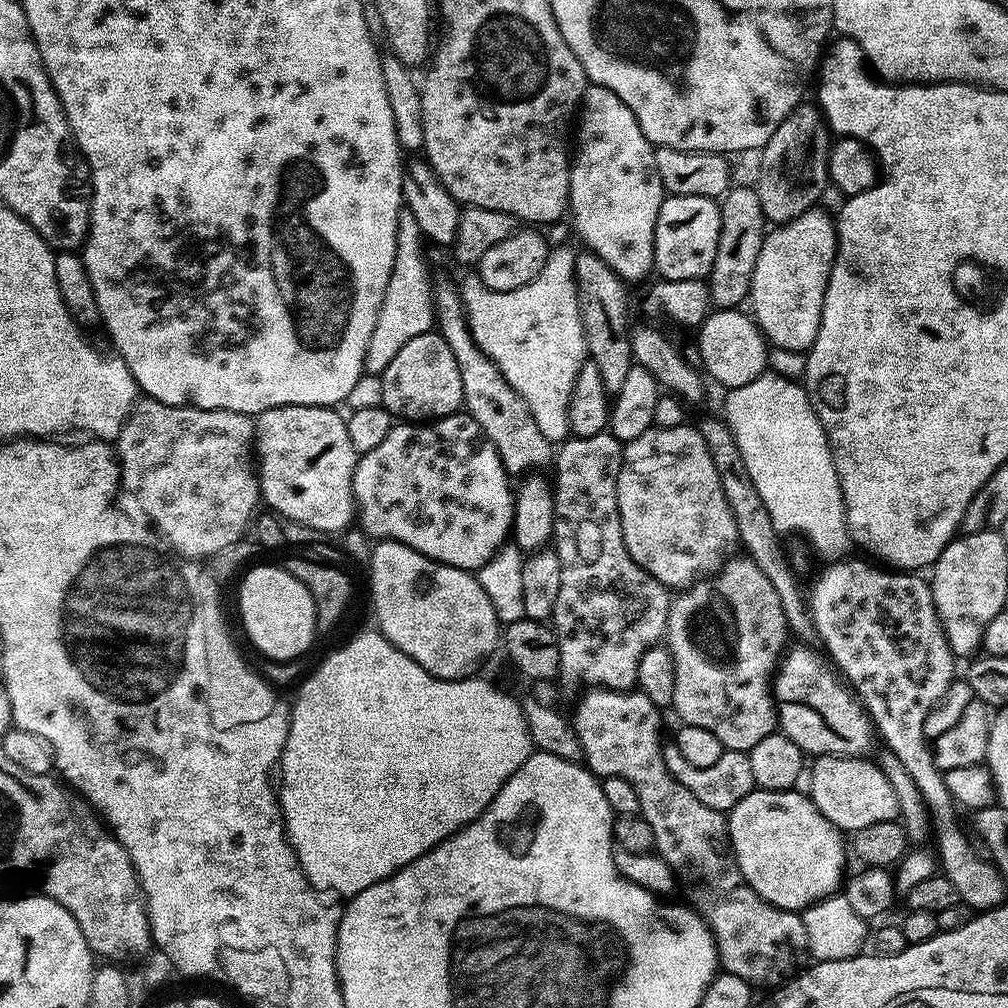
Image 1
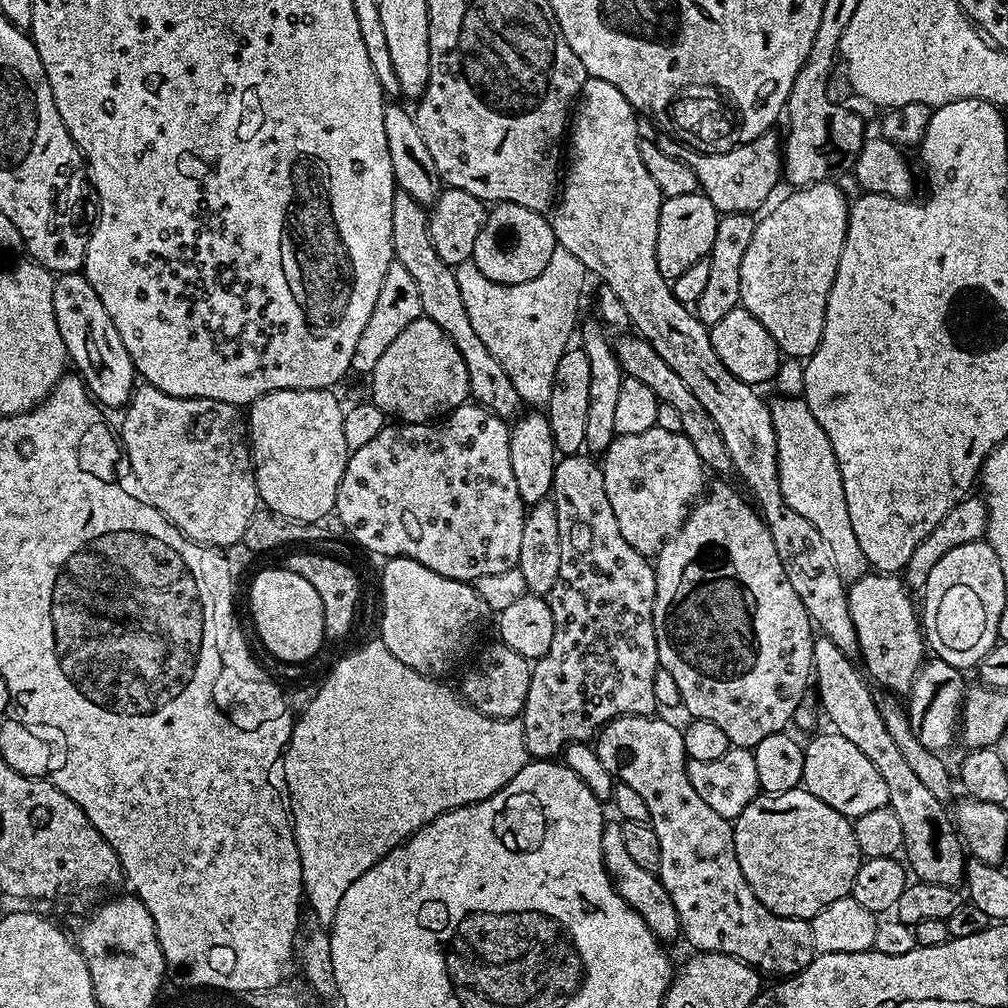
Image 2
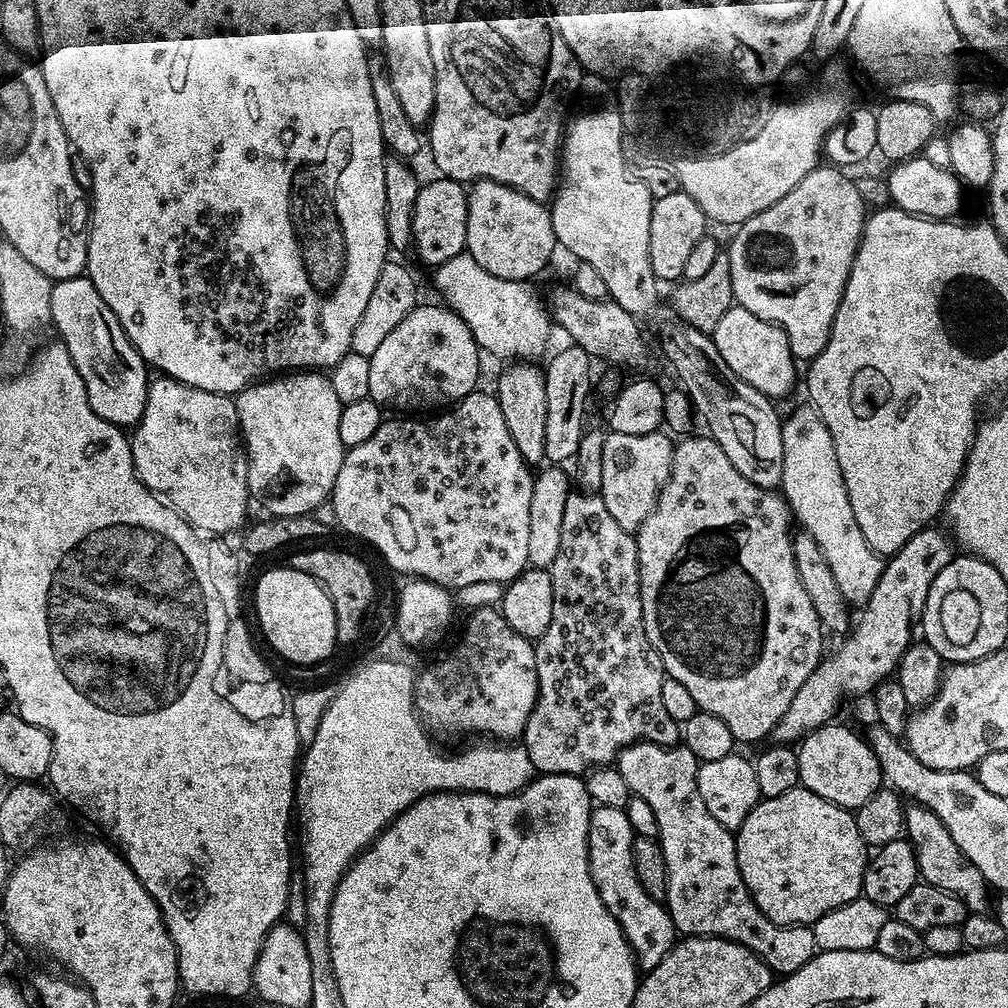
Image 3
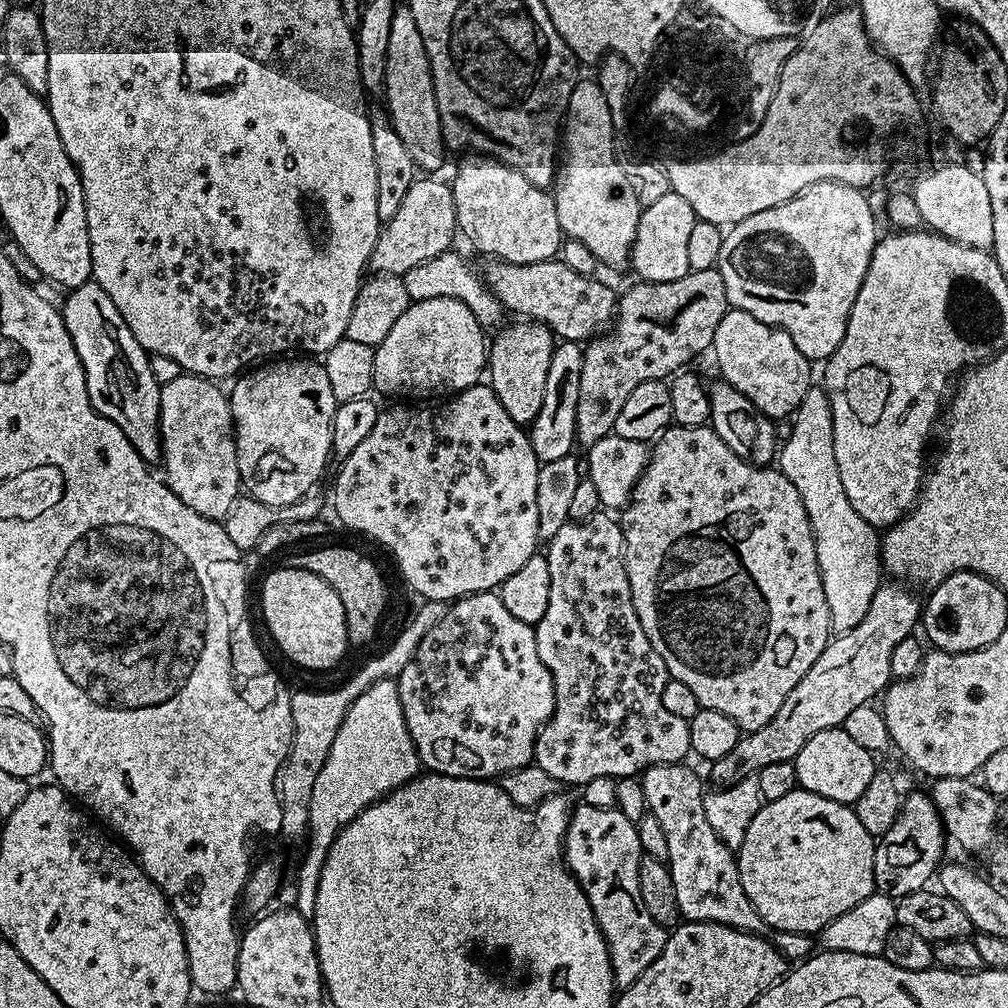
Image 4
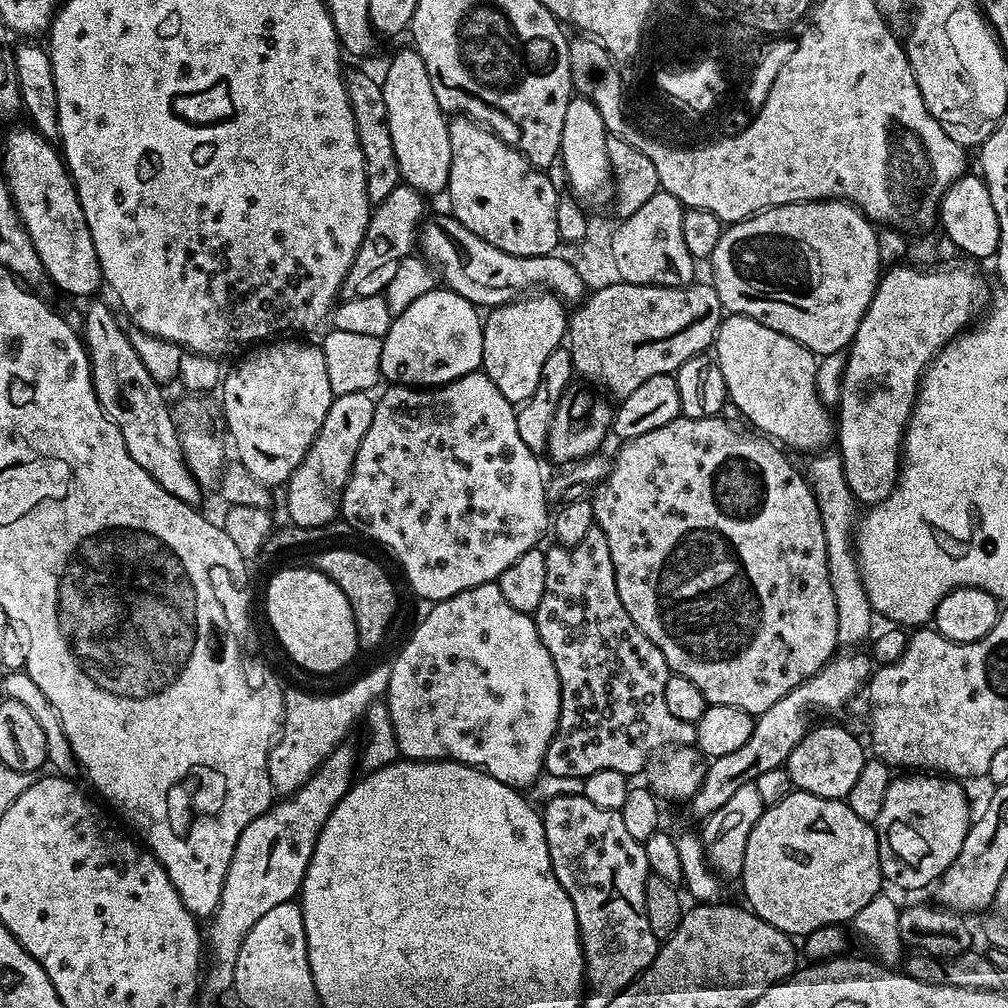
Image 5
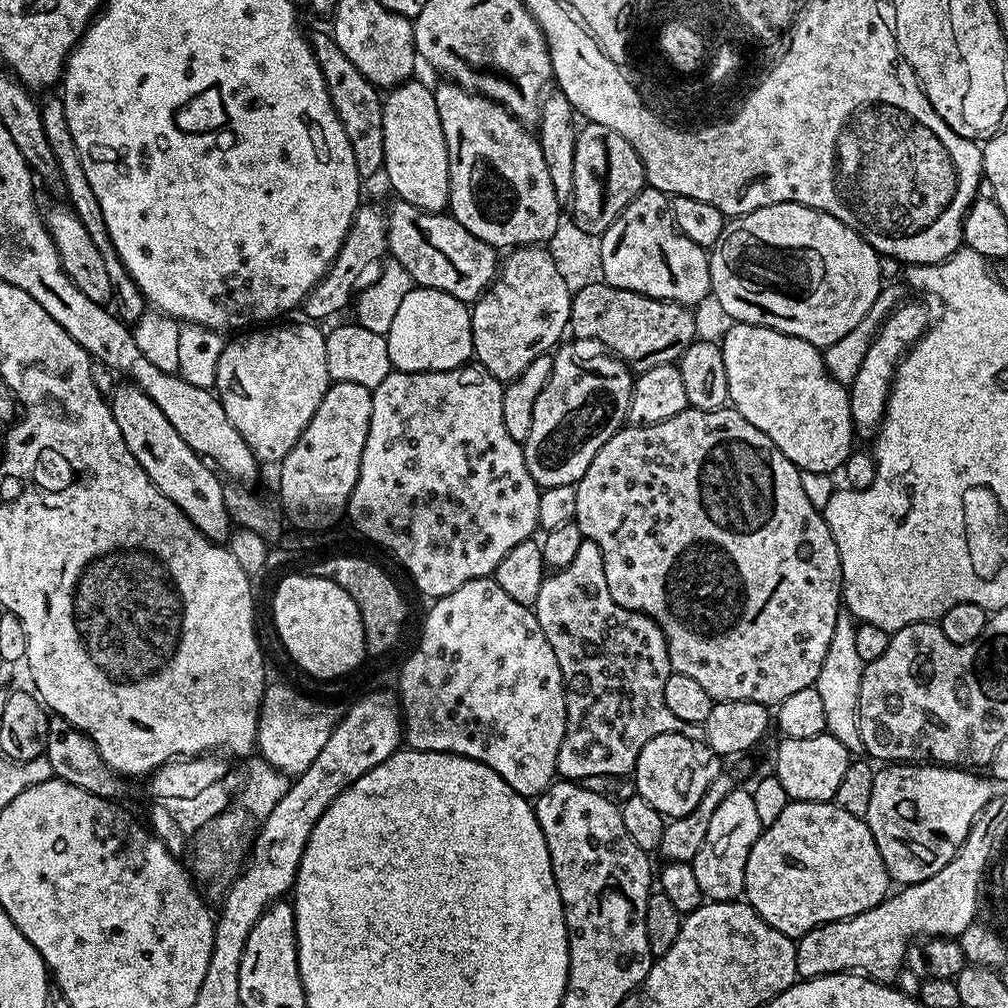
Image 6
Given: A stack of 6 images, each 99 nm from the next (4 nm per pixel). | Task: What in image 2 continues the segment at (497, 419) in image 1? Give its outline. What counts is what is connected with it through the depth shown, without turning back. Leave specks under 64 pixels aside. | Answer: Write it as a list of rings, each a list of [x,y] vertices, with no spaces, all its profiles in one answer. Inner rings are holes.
[[[397,190],[394,194],[394,206],[390,210],[393,257],[398,262],[402,262],[402,267],[413,276],[414,283],[418,286],[418,299],[422,301],[423,319],[438,322],[438,326],[446,330],[450,342],[458,346],[458,354],[462,354],[462,362],[466,362],[469,397],[481,408],[500,416],[505,422],[511,421],[522,408],[518,390],[514,390],[514,382],[510,382],[510,374],[502,370],[498,358],[494,358],[494,354],[486,350],[482,338],[478,338],[478,333],[470,322],[470,314],[466,314],[462,293],[458,290],[455,267],[442,262],[438,250],[434,250],[430,242],[428,214],[429,209],[425,205],[414,202],[410,194]]]

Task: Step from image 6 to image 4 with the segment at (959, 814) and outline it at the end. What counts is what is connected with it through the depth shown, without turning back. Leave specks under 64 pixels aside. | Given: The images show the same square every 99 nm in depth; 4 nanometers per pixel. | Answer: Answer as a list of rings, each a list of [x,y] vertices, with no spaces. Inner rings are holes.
[[[927,794],[908,795],[901,801],[896,818],[877,841],[874,858],[874,876],[877,891],[892,899],[900,899],[908,893],[921,891],[939,869],[943,857],[946,833],[940,812]]]

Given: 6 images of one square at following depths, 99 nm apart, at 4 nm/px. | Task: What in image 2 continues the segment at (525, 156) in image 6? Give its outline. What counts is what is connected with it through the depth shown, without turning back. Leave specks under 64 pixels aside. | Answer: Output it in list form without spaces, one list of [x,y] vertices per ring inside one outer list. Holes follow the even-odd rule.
[[[514,202],[492,204],[487,214],[486,222],[474,242],[472,261],[478,270],[486,274],[490,282],[499,284],[517,284],[538,278],[542,270],[546,270],[550,254],[554,254],[558,246],[551,219],[543,212],[526,210],[526,206],[518,206]]]

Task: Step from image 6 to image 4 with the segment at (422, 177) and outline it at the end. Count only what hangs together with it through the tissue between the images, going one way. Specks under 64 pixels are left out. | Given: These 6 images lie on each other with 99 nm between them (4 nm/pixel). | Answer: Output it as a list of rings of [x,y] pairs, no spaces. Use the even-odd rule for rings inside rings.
[[[406,6],[397,7],[390,24],[390,46],[386,46],[386,86],[383,99],[388,100],[386,111],[392,117],[394,130],[398,130],[398,138],[406,142],[406,150],[410,150],[410,158],[414,158],[417,169],[432,174],[435,168],[444,164],[444,131],[440,125],[440,111],[436,101],[436,91],[432,81],[432,67],[422,42],[422,34],[418,34],[418,22],[414,22],[414,14]]]

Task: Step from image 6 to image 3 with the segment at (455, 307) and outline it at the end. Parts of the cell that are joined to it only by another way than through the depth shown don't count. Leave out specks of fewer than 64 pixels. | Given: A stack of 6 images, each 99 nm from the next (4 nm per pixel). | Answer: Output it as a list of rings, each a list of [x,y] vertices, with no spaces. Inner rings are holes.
[[[439,303],[423,304],[413,308],[410,314],[406,314],[406,318],[402,318],[402,322],[394,326],[394,331],[378,345],[378,350],[374,350],[374,354],[368,357],[370,388],[367,399],[379,404],[381,409],[401,408],[404,411],[401,413],[404,414],[419,413],[416,412],[419,408],[440,410],[477,391],[482,350],[477,346],[474,334],[451,308],[441,306]]]

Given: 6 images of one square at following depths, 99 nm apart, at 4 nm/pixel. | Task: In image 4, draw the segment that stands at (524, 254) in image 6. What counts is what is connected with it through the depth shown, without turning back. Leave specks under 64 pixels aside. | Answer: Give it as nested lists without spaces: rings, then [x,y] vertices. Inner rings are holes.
[[[524,318],[516,323],[520,324],[501,327],[493,340],[491,337],[486,352],[486,376],[506,414],[522,426],[531,426],[534,418],[538,418],[538,410],[542,410],[542,398],[546,395],[546,374],[550,374],[554,337],[548,327],[534,320]]]

